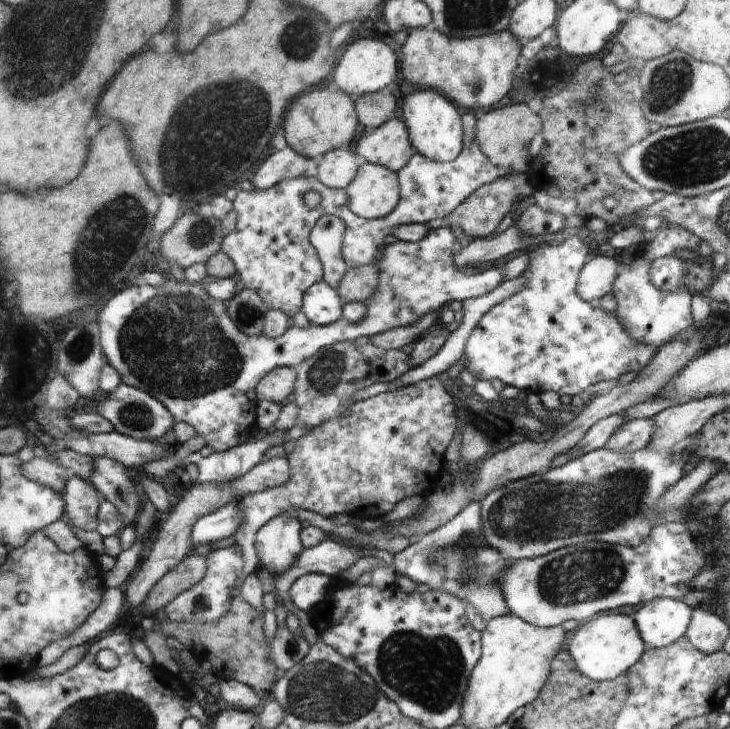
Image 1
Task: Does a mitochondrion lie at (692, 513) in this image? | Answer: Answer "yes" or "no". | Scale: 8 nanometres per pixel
no

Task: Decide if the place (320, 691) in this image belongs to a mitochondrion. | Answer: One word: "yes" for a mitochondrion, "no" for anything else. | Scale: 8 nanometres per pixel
yes

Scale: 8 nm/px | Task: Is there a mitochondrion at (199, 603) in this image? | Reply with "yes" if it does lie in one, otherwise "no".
no

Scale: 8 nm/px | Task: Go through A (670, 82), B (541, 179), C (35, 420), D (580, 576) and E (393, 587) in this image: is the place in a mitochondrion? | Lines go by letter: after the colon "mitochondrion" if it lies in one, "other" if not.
A: mitochondrion
B: other
C: other
D: mitochondrion
E: other

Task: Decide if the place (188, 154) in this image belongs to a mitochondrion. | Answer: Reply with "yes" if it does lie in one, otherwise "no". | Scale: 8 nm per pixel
yes

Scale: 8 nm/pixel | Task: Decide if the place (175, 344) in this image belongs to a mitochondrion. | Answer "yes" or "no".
yes

